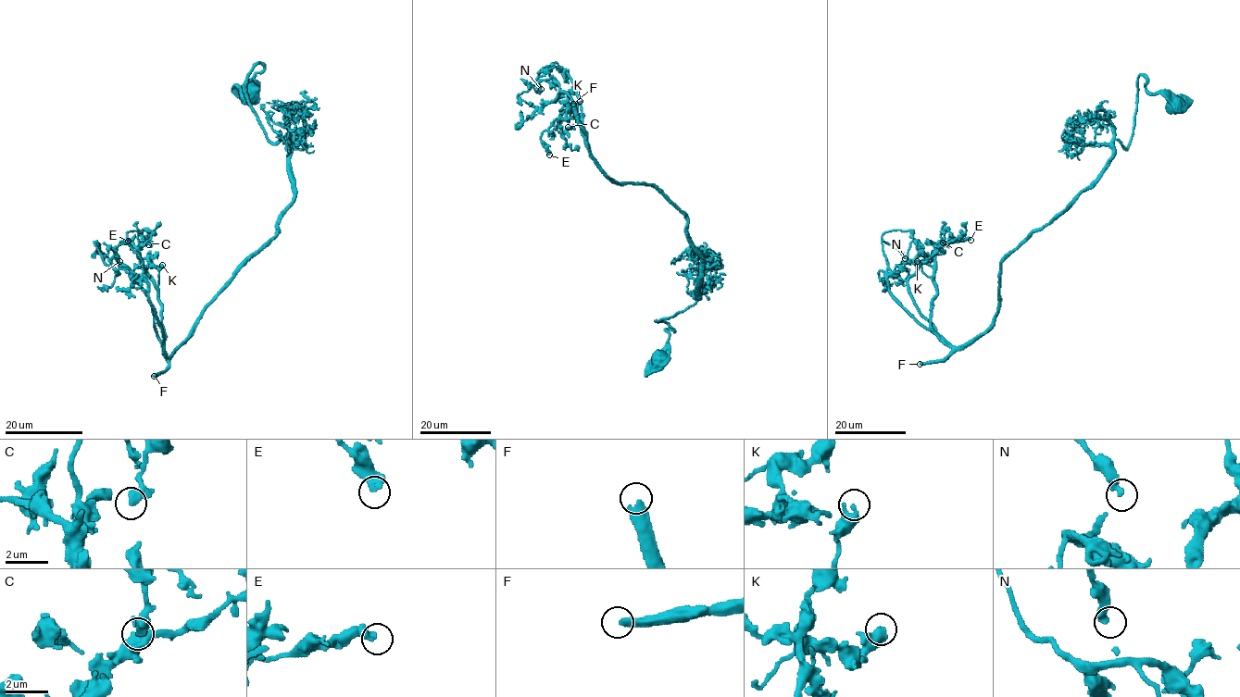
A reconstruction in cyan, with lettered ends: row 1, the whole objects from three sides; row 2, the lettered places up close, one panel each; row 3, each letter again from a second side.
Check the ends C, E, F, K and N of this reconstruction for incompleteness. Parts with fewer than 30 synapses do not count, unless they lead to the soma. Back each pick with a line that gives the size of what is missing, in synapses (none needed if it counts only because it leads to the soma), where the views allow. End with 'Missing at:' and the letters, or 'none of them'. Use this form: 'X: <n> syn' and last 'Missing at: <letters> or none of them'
F: 900 syn
Missing at: F

